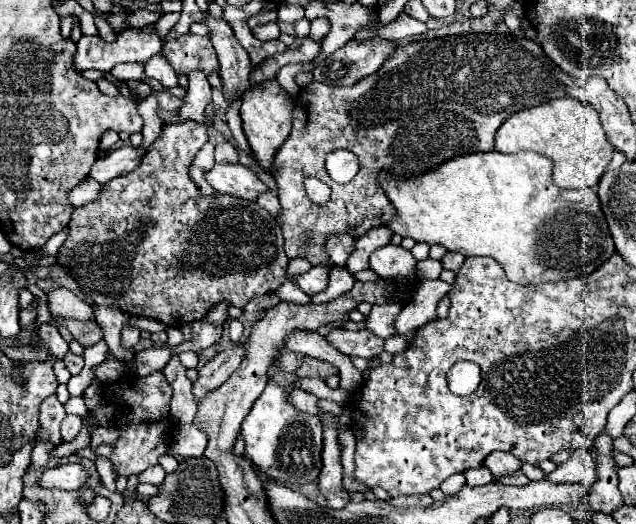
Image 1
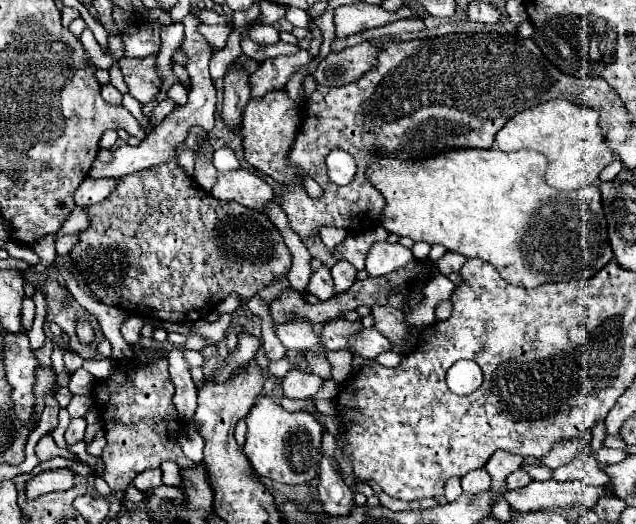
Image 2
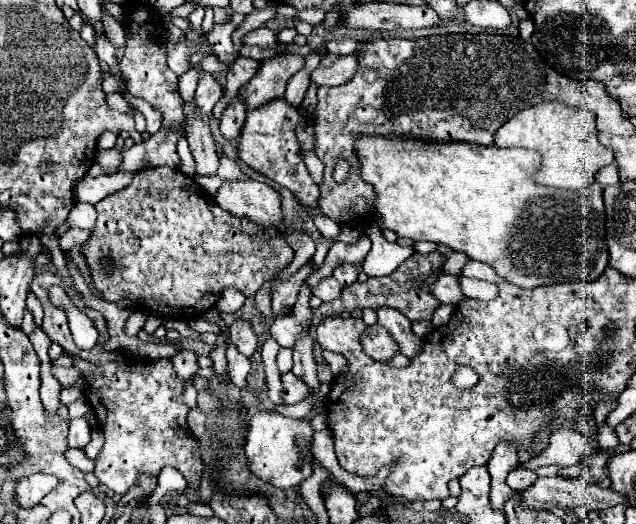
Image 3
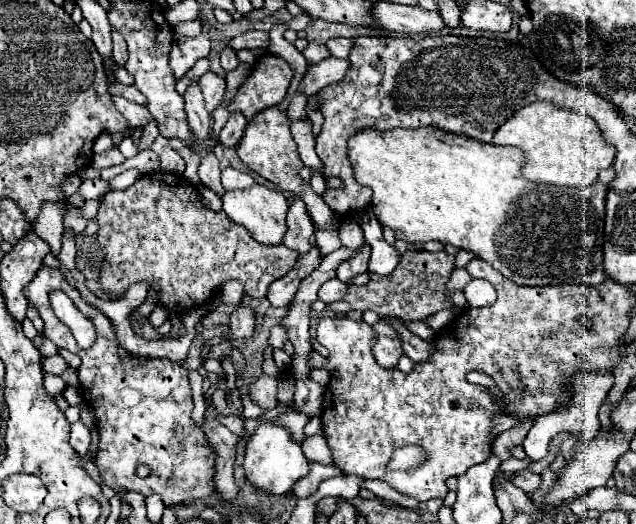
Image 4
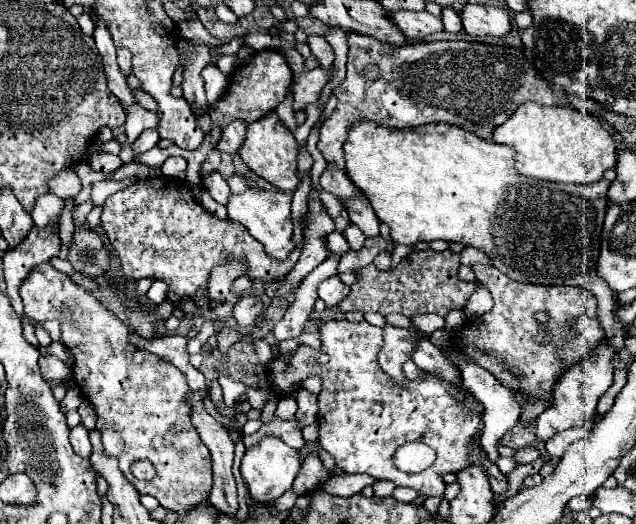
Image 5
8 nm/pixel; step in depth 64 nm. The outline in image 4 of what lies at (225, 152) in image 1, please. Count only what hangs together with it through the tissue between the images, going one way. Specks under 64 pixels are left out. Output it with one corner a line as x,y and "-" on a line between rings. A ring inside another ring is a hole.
226,168
222,172
222,184
226,190
238,190
238,188
248,188
250,184
254,184
254,180
250,174
238,172
234,168

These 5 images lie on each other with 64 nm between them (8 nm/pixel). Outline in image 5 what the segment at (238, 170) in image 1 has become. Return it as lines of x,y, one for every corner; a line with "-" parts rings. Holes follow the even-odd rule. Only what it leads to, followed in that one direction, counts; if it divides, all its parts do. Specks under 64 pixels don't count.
246,190
240,196
230,196
228,202
228,216
234,222
240,222
258,242
264,244
264,250
274,256
276,260
286,260
290,252
296,248
292,242
292,214
290,214
290,202
292,196
286,192
268,192
268,190

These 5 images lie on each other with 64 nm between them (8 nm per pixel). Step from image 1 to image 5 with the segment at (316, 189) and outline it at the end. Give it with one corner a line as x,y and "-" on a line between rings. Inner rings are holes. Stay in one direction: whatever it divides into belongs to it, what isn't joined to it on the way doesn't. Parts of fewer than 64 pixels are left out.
270,112
270,116
264,116
262,120
256,120
254,124
248,126
246,140
244,140
238,154
254,174
262,176
272,186
276,186
284,192
294,192
296,190
298,146
296,146
296,140
294,140
292,132
280,122
276,112

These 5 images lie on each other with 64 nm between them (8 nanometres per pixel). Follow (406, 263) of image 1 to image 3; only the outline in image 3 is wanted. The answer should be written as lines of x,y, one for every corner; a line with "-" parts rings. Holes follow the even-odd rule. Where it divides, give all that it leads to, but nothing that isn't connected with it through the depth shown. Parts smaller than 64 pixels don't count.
376,222
366,226
366,236
372,242
372,248
364,260
364,272
368,276
386,276
392,274
414,250
412,248
404,248
398,244
390,244
384,240
382,230
378,228

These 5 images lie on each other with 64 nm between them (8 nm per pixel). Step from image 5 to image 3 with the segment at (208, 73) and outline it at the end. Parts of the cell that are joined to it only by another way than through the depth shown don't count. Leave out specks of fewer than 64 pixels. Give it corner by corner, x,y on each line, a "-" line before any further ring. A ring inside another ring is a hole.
200,74
200,82
196,88
196,104
200,106
200,112
206,112
206,116
212,114
214,104
222,96
222,86
212,74

